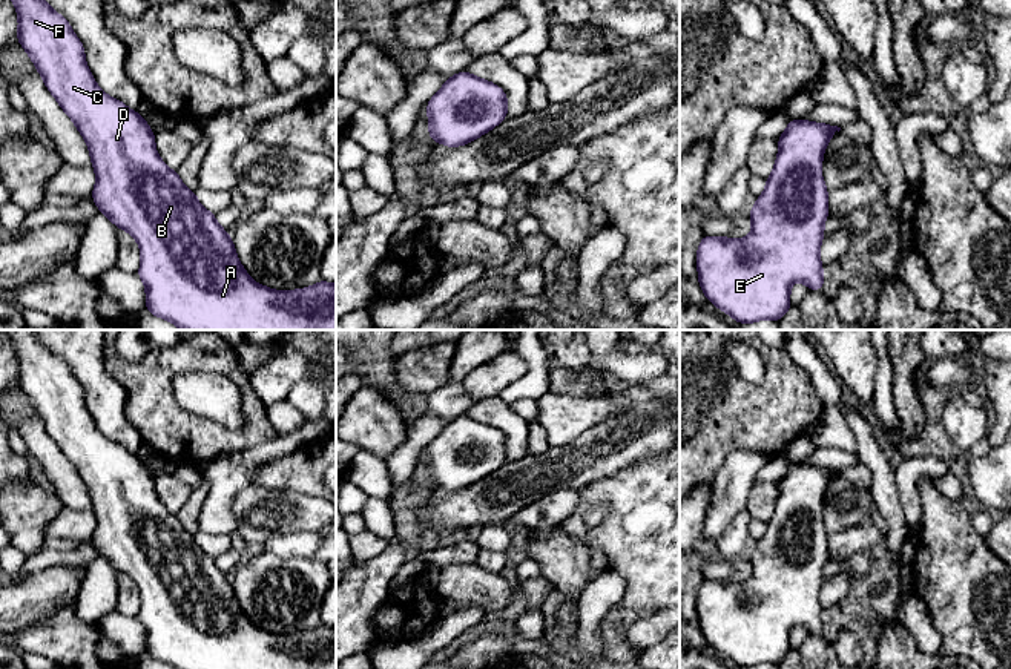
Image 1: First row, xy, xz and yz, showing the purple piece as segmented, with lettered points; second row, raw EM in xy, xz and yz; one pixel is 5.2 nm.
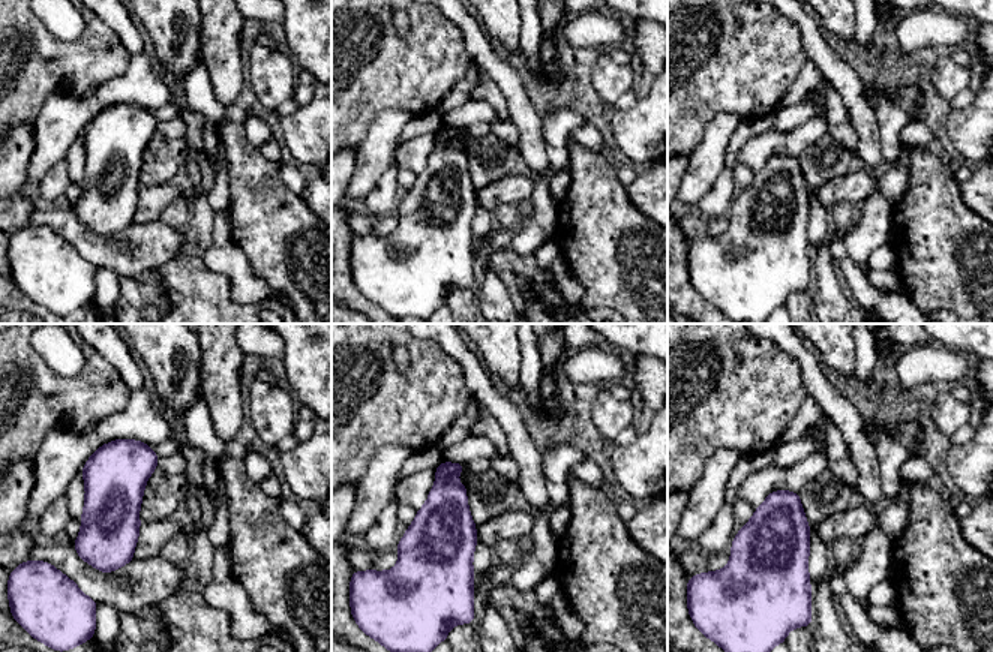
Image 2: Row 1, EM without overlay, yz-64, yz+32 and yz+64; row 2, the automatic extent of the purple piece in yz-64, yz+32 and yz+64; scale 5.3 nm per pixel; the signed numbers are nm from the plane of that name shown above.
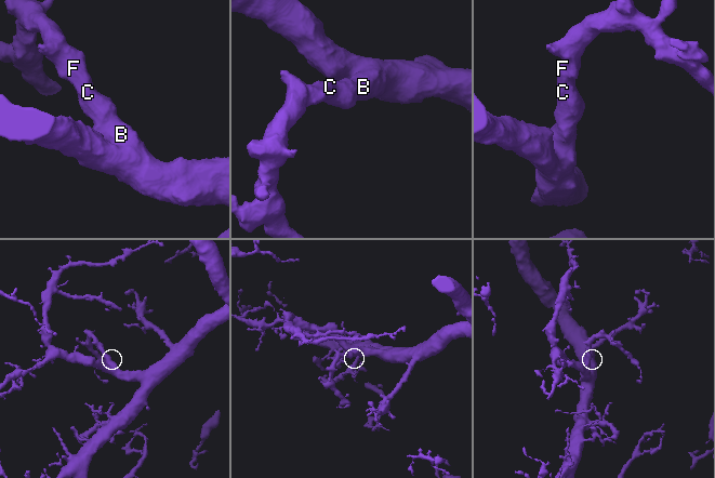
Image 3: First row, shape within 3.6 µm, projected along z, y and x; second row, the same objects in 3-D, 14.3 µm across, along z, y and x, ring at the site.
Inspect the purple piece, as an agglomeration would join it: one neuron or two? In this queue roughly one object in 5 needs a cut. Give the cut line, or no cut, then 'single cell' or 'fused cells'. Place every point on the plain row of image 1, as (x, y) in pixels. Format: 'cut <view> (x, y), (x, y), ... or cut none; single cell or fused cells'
cut none; single cell

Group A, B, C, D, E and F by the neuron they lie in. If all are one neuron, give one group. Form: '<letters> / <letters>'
A B C D E F

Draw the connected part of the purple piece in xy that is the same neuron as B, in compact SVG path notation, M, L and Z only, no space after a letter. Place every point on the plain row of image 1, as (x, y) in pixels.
M0 330L14 347L18 359L17 385L34 405L48 434L75 466L86 483L97 526L91 542L118 574L127 574L141 594L138 620L146 629L146 654L175 669L336 669L336 628L319 625L301 634L273 634L255 626L241 609L232 582L187 532L178 517L156 499L155 476L146 462L130 454L120 443L104 437L95 427L86 402L84 390L68 364L51 351L34 330Z

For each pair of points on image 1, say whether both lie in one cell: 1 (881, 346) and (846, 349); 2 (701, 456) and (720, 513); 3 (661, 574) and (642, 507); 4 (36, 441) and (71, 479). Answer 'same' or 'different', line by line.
1: different
2: different
3: same
4: same

